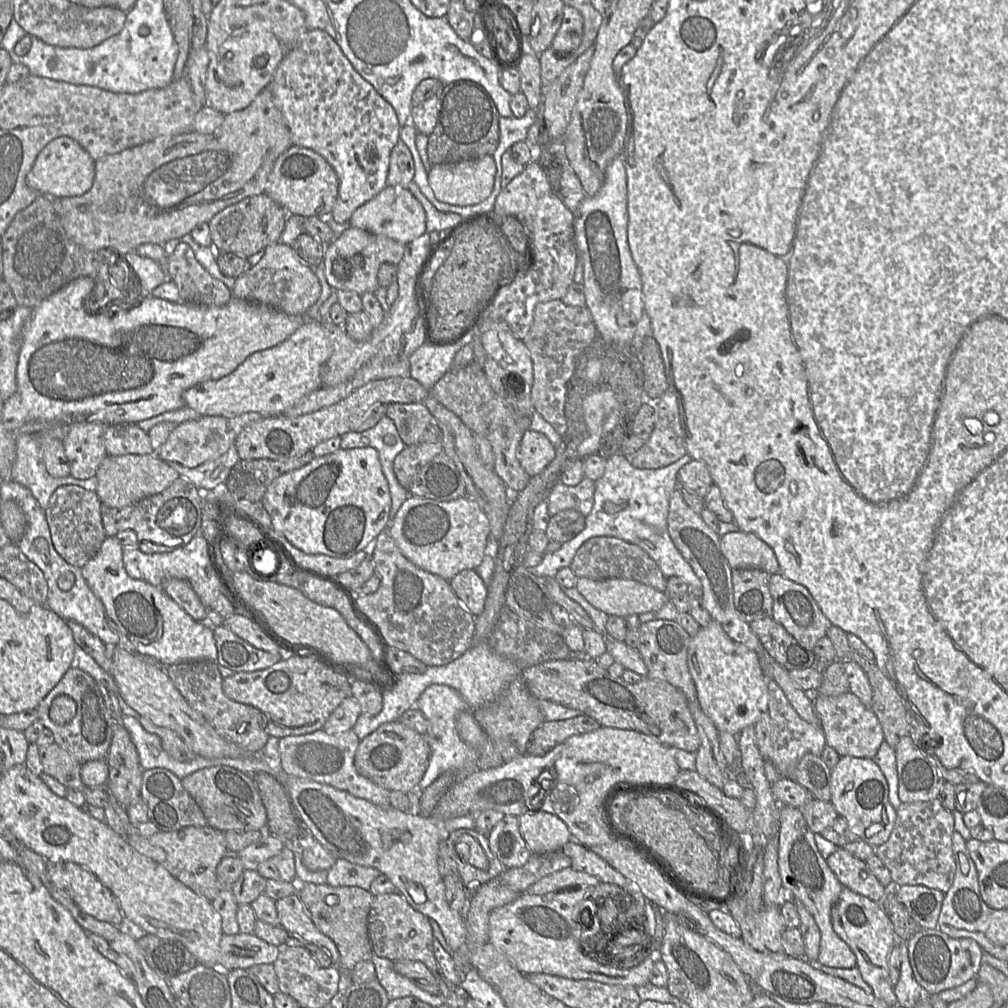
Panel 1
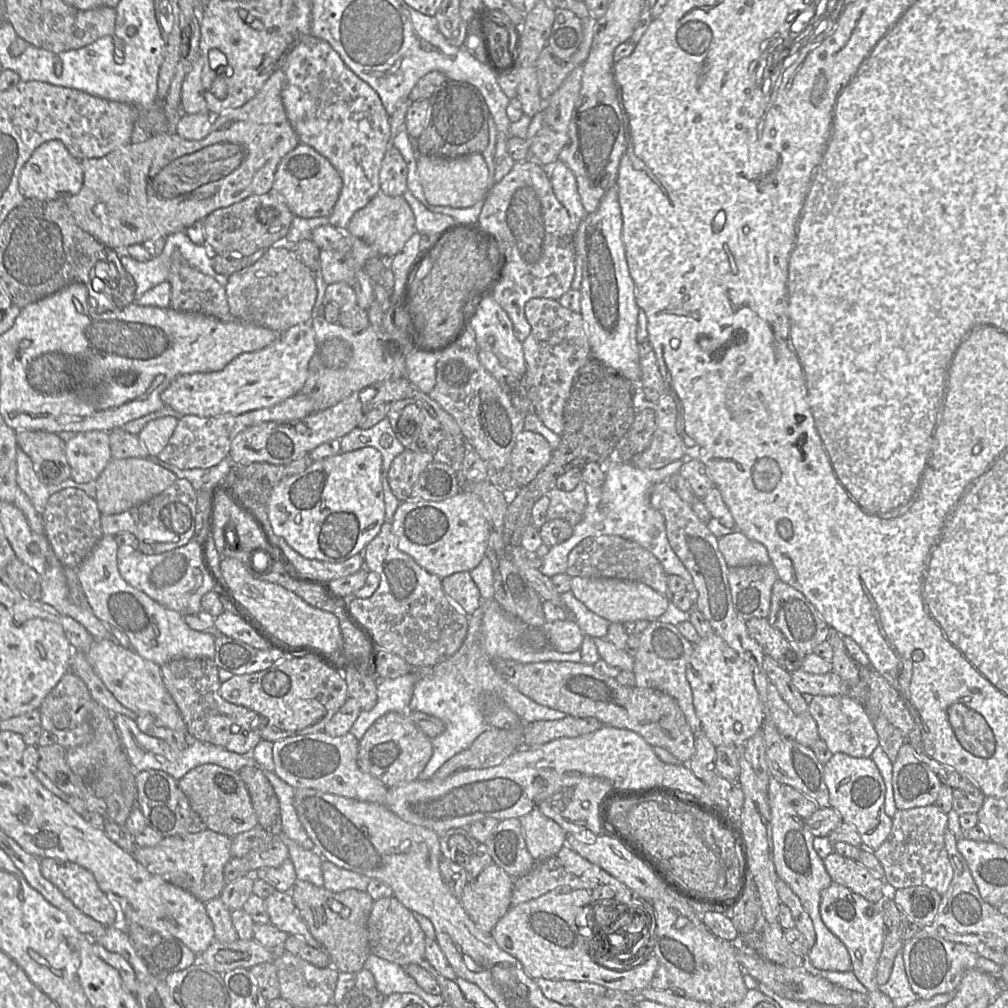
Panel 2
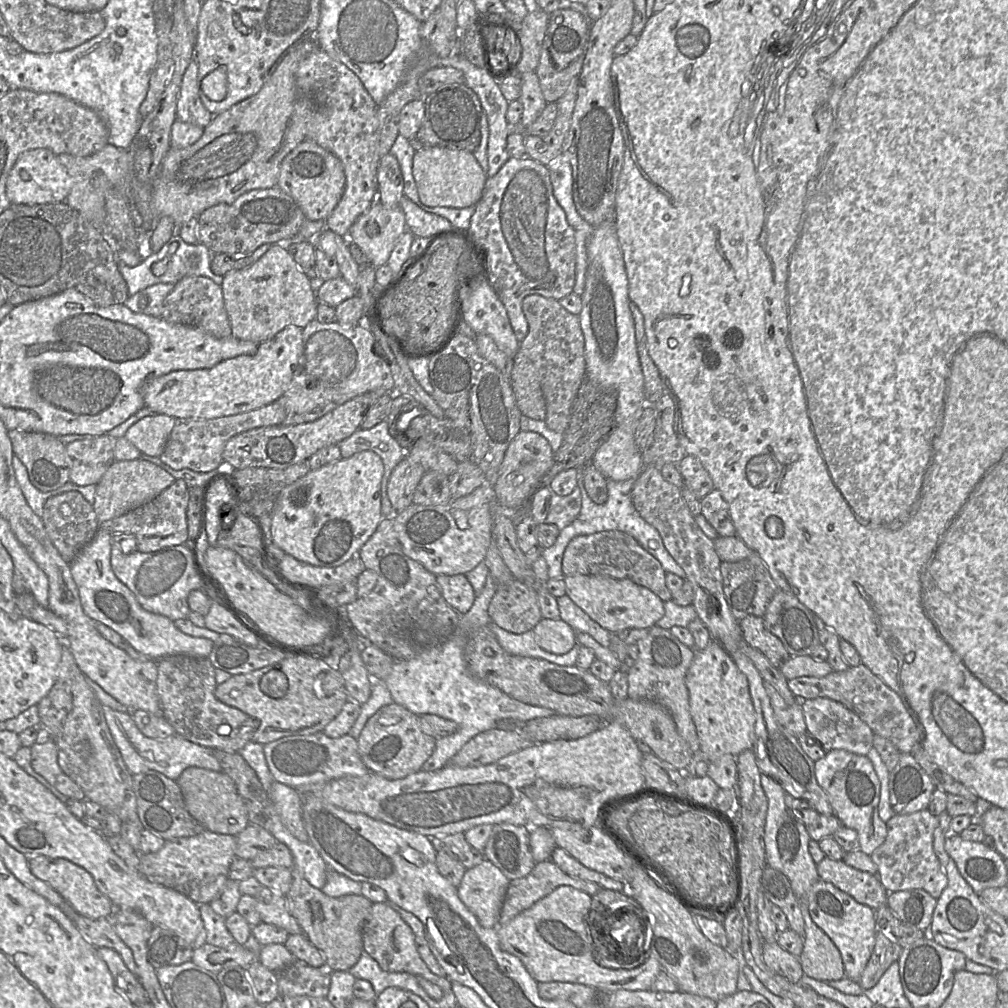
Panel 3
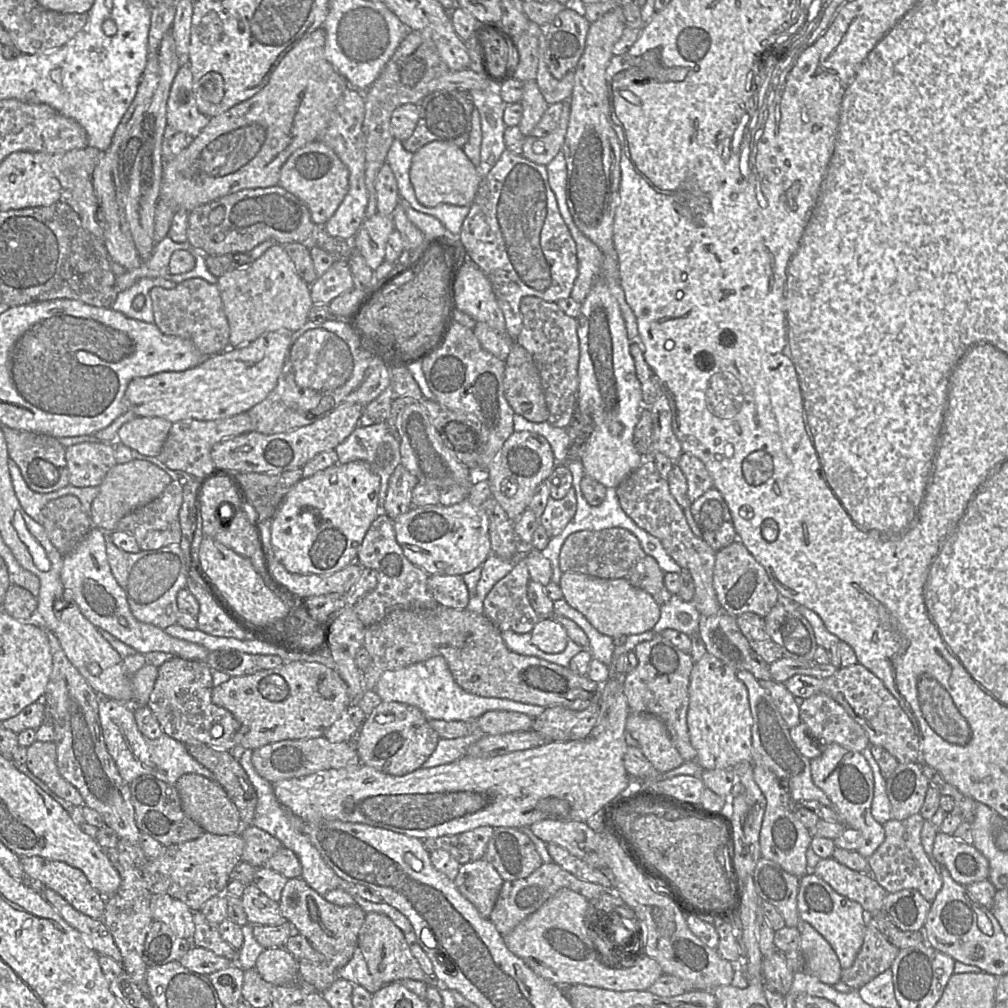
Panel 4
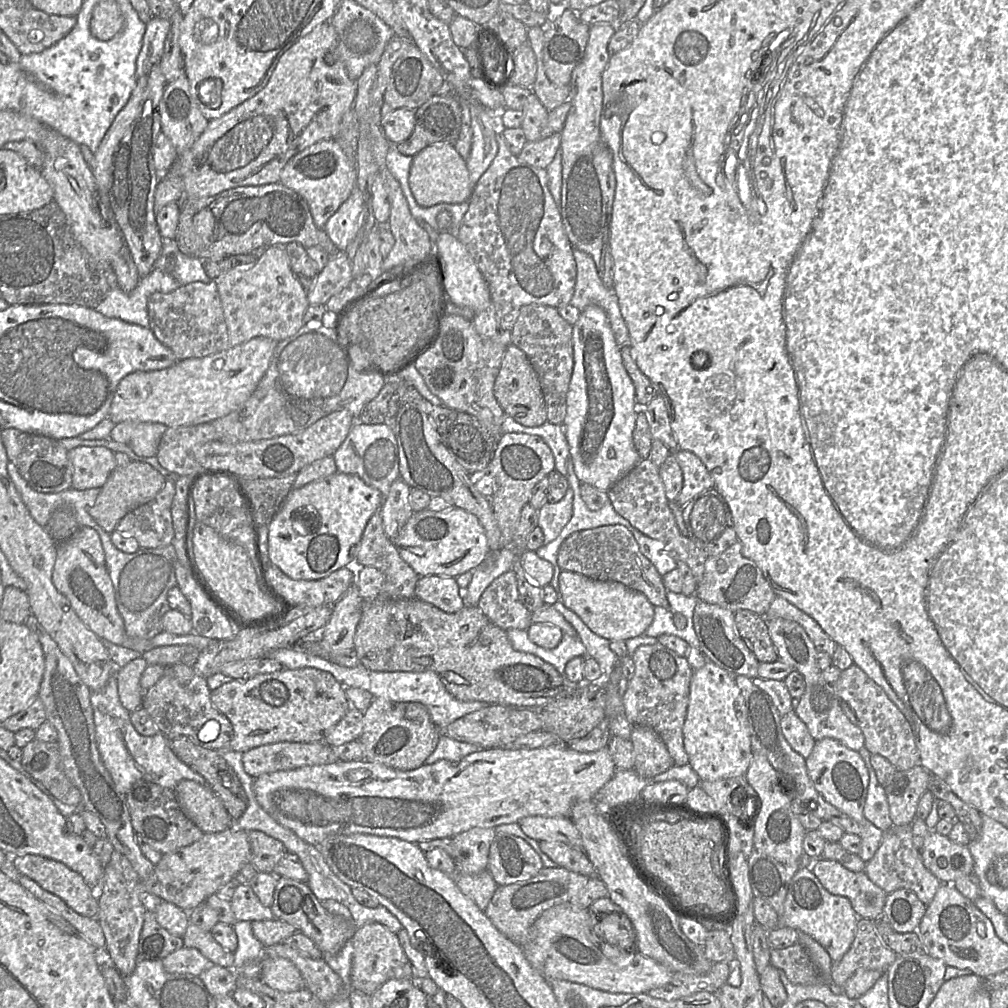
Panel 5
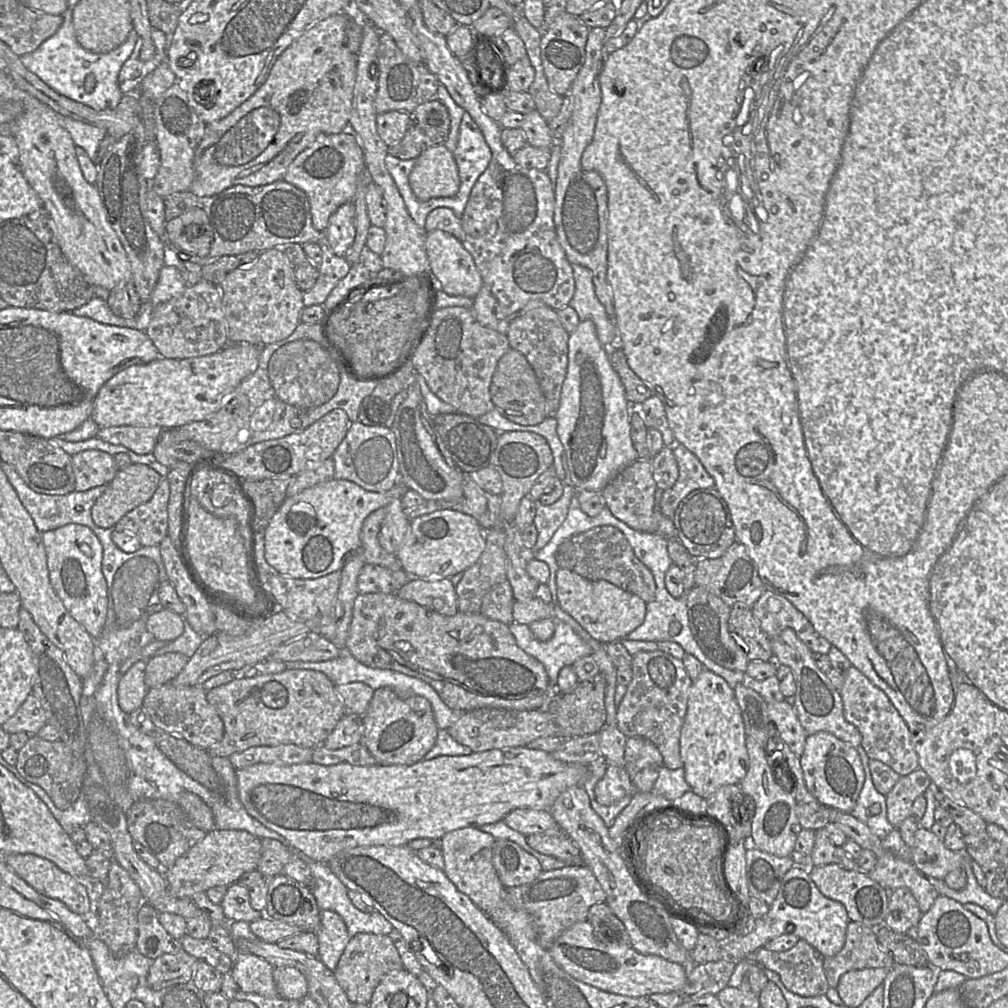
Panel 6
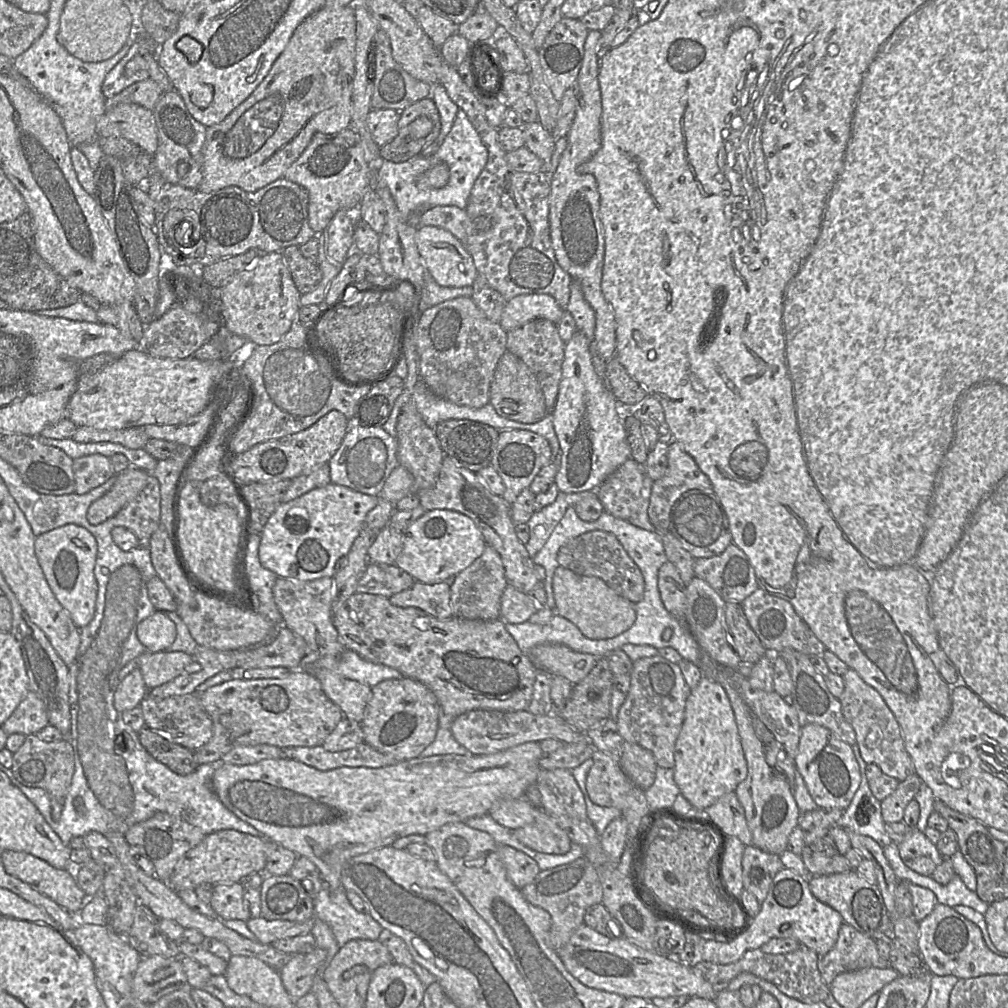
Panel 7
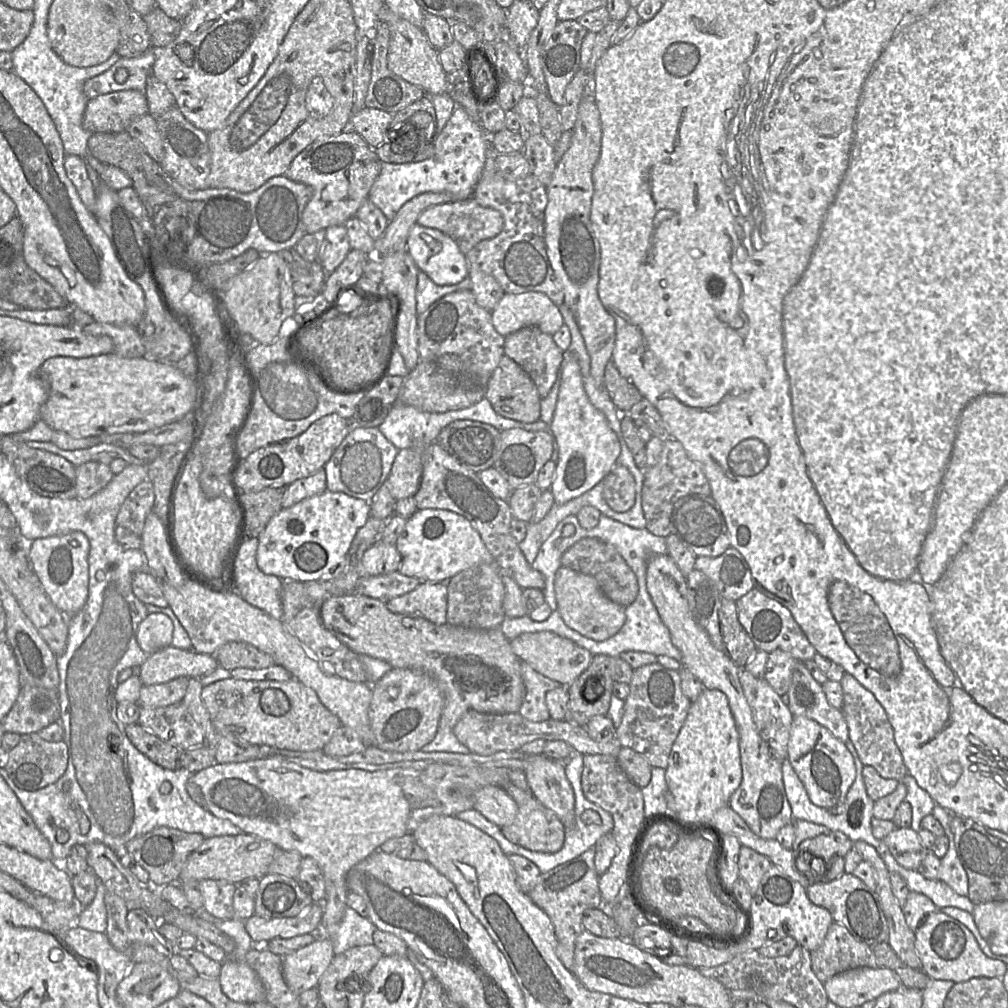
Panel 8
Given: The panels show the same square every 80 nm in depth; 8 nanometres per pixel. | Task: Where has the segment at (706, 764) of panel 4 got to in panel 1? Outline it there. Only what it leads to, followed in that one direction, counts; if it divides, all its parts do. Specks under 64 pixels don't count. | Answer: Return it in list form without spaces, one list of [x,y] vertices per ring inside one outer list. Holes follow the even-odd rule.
[[[712,619],[691,637],[687,664],[699,705],[718,732],[739,735],[744,728],[754,726],[762,714],[768,713],[767,681],[757,653],[732,640],[719,622]]]

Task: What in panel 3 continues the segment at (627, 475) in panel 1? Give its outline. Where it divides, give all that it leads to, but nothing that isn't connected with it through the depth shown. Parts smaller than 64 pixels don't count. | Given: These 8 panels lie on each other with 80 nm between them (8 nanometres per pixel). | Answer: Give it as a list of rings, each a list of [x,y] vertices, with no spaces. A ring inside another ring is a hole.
[[[583,472],[579,473],[579,489],[582,499],[579,515],[570,525],[560,531],[560,534],[552,546],[545,548],[542,551],[542,557],[548,565],[548,576],[550,579],[564,578],[565,575],[562,571],[563,554],[568,543],[574,537],[608,530],[619,530],[628,533],[634,537],[647,552],[659,560],[666,573],[674,573],[680,578],[686,579],[686,573],[665,548],[659,532],[647,523],[635,509],[631,499],[631,490],[634,481],[635,479],[628,479],[624,481],[607,479],[607,500],[602,504],[596,504],[589,497],[584,487]]]

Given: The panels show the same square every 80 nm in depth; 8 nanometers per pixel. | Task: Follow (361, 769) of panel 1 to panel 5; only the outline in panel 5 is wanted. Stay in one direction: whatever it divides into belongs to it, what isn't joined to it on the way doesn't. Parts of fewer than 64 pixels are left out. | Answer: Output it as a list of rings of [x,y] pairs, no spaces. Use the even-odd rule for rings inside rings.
[[[377,697],[364,711],[364,725],[359,741],[365,751],[366,761],[408,771],[425,764],[436,749],[439,738],[440,729],[433,723],[423,704],[394,702]]]

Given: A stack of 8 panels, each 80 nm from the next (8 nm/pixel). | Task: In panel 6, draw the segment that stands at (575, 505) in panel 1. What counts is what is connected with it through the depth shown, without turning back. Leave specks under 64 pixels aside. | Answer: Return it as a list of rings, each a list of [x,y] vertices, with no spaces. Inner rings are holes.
[[[564,485],[563,494],[551,505],[538,505],[533,525],[538,531],[537,541],[532,548],[534,552],[542,549],[551,540],[557,529],[565,521],[569,505],[577,490],[571,485]]]

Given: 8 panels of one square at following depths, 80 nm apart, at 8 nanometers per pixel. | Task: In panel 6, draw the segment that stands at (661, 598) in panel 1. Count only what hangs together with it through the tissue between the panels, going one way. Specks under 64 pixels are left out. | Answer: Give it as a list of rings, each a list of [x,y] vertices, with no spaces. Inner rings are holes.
[[[559,568],[556,584],[558,604],[562,610],[601,643],[621,641],[644,622],[647,603],[606,580],[589,580],[568,569]]]

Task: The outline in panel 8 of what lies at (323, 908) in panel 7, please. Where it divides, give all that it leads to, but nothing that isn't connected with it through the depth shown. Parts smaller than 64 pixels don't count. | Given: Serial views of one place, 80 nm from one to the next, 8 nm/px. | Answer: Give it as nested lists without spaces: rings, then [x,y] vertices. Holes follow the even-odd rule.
[[[347,906],[342,920],[333,927],[322,929],[322,935],[331,939],[334,955],[339,955],[352,947],[373,944],[376,929],[368,917]]]

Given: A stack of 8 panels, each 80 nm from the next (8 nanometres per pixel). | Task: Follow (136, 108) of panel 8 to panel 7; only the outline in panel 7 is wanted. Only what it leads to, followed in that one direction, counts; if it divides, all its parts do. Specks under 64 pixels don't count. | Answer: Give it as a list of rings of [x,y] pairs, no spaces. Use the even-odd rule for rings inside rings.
[[[148,78],[125,88],[110,98],[106,98],[105,109],[106,111],[112,110],[119,104],[134,103],[153,110],[163,93],[164,91],[160,85]]]

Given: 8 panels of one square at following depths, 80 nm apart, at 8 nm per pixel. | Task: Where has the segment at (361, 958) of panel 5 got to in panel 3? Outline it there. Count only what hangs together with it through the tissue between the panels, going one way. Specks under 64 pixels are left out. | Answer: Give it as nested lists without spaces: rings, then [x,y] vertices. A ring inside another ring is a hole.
[[[387,902],[373,903],[362,929],[362,942],[363,950],[376,960],[383,970],[407,972],[427,979],[440,987],[442,991],[451,990],[451,980],[438,976],[429,970],[417,951],[415,935],[411,927]]]

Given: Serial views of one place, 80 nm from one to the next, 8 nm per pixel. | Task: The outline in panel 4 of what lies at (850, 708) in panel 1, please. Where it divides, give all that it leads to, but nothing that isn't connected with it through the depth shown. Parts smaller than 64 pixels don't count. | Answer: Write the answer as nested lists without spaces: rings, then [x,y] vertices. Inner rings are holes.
[[[815,694],[800,705],[800,719],[822,746],[839,744],[863,752],[870,747],[865,730],[833,698]]]

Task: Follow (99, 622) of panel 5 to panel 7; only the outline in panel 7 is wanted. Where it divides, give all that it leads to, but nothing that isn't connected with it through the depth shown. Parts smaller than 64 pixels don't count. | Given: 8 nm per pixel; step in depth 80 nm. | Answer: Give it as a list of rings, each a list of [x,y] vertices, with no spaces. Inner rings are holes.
[[[76,524],[53,529],[35,540],[35,553],[45,578],[57,600],[79,628],[88,625],[95,614],[98,584],[94,567],[97,550],[95,537],[87,529]]]

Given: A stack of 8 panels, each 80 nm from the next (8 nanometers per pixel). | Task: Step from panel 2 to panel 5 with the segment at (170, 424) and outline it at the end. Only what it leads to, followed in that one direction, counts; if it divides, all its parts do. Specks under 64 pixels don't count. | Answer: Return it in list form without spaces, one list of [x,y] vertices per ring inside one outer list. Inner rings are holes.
[[[124,421],[115,425],[109,437],[127,445],[139,456],[152,457],[156,456],[167,428],[161,423]]]

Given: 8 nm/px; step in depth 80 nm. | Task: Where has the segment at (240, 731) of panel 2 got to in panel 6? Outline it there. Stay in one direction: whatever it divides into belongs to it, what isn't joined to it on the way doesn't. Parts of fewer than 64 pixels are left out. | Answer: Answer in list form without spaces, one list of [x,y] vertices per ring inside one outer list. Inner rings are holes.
[[[168,682],[148,689],[142,707],[148,712],[155,728],[185,739],[194,746],[209,749],[221,741],[224,724],[209,704],[202,686],[177,687]]]

